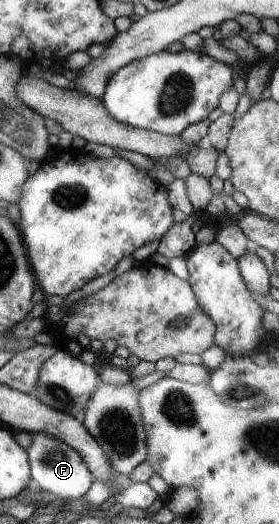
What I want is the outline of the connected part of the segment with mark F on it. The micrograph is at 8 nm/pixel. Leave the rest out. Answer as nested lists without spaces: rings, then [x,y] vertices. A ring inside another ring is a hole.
[[[34,433],[28,448],[29,463],[32,465],[32,482],[44,493],[52,494],[58,499],[74,501],[80,499],[95,481],[94,474],[78,455],[76,450],[61,442],[58,438],[43,433]]]

